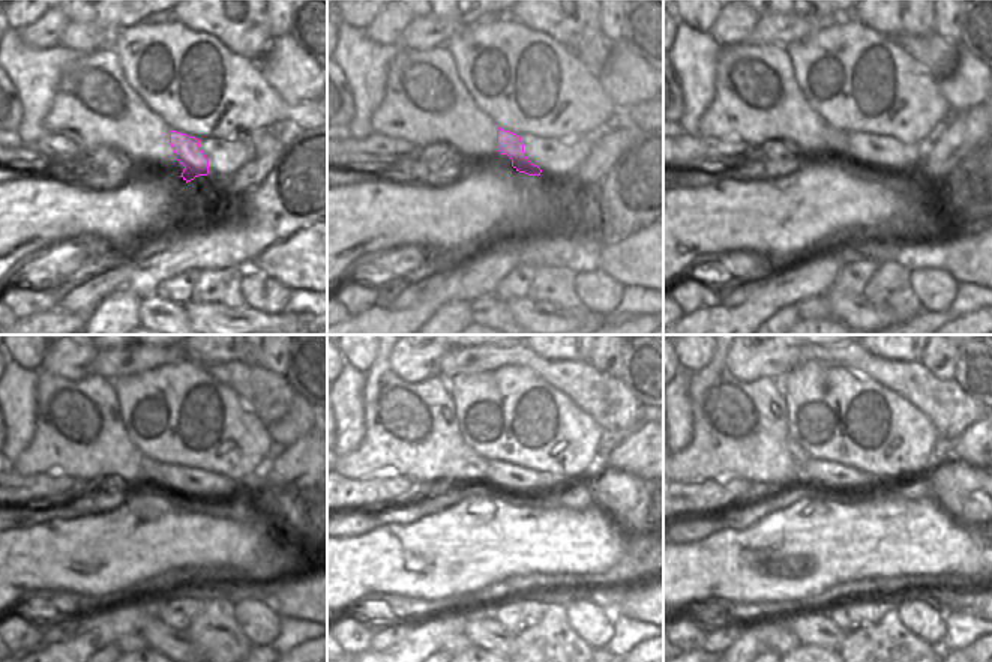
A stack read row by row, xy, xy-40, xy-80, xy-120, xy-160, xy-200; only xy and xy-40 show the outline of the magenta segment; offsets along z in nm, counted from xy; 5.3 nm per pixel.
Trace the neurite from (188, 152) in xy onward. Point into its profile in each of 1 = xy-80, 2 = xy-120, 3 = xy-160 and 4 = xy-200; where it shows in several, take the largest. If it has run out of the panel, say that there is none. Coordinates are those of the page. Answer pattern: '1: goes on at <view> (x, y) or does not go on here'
1: goes on at xy-80 (838, 140)
2: goes on at xy-120 (150, 467)
3: goes on at xy-160 (476, 466)
4: goes on at xy-200 (797, 454)

